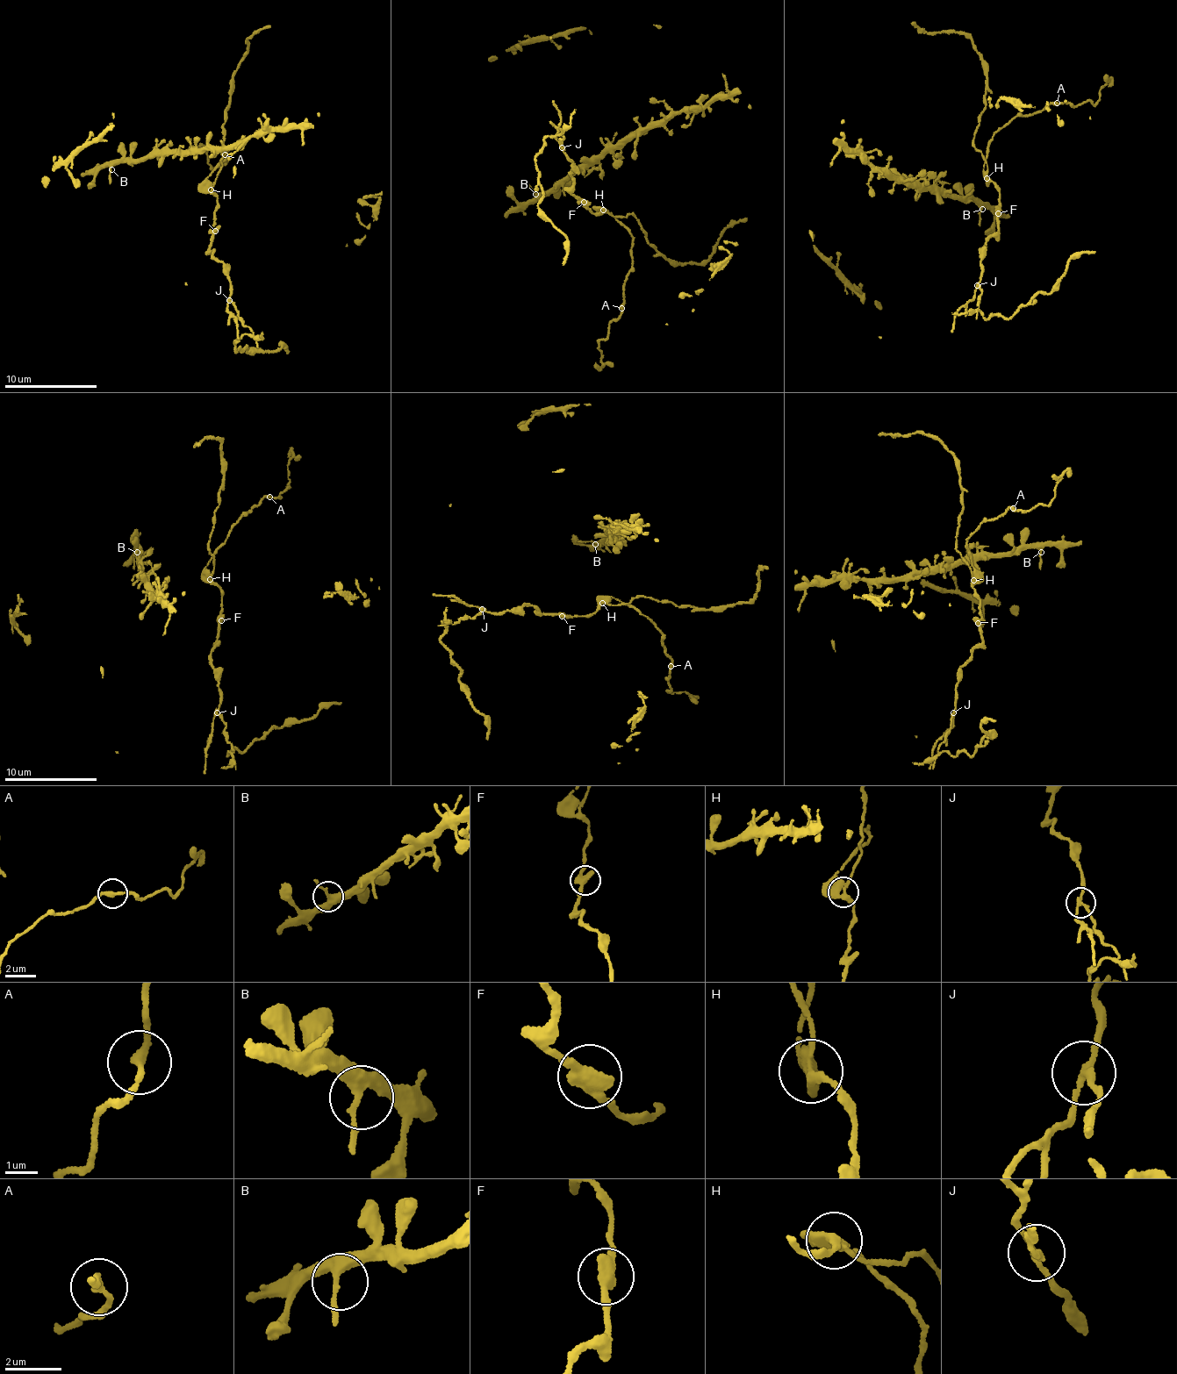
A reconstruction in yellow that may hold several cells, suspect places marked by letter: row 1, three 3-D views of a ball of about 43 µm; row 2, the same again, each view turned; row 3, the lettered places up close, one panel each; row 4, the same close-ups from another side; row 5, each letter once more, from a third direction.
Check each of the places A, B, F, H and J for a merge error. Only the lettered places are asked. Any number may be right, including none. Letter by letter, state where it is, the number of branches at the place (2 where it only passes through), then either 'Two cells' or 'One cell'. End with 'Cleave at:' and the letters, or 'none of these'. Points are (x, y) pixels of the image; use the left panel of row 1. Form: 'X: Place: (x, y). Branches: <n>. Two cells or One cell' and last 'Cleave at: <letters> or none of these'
A: Place: (225, 154). Branches: 2. One cell
B: Place: (111, 169). Branches: 3. One cell
F: Place: (215, 231). Branches: 2. One cell
H: Place: (211, 189). Branches: 3. Two cells
J: Place: (229, 300). Branches: 3. Two cells
Cleave at: H, J

